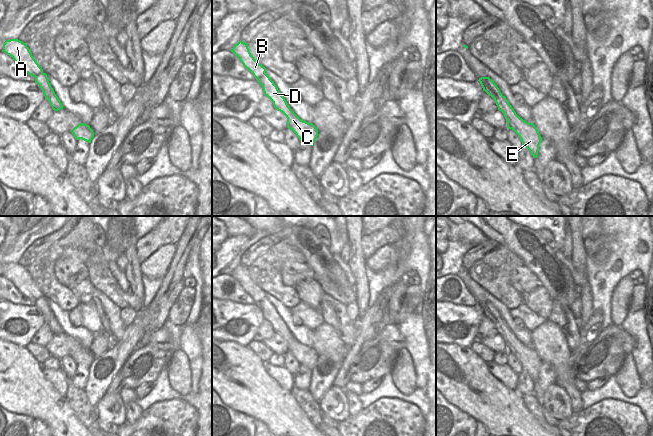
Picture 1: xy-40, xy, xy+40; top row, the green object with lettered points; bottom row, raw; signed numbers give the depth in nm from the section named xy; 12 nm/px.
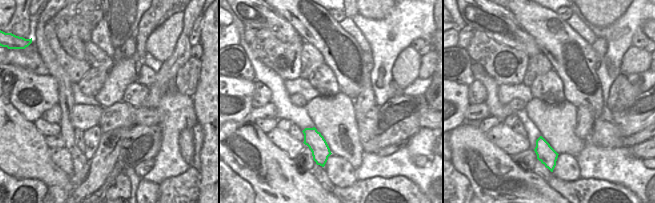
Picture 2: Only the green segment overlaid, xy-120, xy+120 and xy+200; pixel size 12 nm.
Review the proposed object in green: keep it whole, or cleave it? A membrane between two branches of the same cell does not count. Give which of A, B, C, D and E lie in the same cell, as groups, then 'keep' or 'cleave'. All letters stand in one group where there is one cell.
A B C D E | keep

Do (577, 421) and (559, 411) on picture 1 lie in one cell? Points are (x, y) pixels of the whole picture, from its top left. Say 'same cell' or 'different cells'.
different cells

